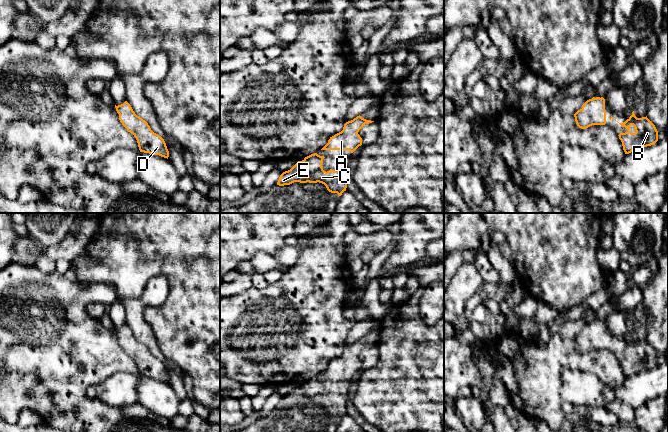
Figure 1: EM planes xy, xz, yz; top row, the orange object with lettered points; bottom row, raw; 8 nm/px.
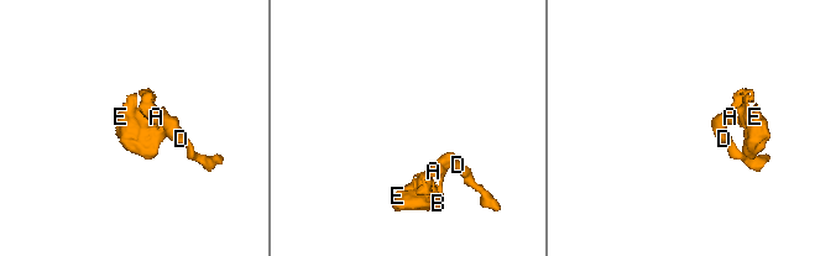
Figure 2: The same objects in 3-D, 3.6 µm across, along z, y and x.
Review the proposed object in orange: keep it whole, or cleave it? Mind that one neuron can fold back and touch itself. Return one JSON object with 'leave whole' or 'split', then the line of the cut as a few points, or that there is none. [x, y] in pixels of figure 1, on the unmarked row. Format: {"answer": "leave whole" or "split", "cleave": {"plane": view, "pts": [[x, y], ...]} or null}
{"answer": "leave whole", "cleave": null}

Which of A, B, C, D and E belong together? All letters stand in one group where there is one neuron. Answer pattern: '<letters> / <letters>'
A B C D E

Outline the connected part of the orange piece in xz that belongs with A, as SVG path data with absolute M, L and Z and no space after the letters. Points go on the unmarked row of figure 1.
M360 339L344 348L343 354L330 361L328 367L321 374L349 374L353 377L362 369L362 362L358 358L365 349L374 345L366 344Z

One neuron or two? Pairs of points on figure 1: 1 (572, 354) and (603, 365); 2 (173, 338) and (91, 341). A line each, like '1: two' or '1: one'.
1: one
2: two

